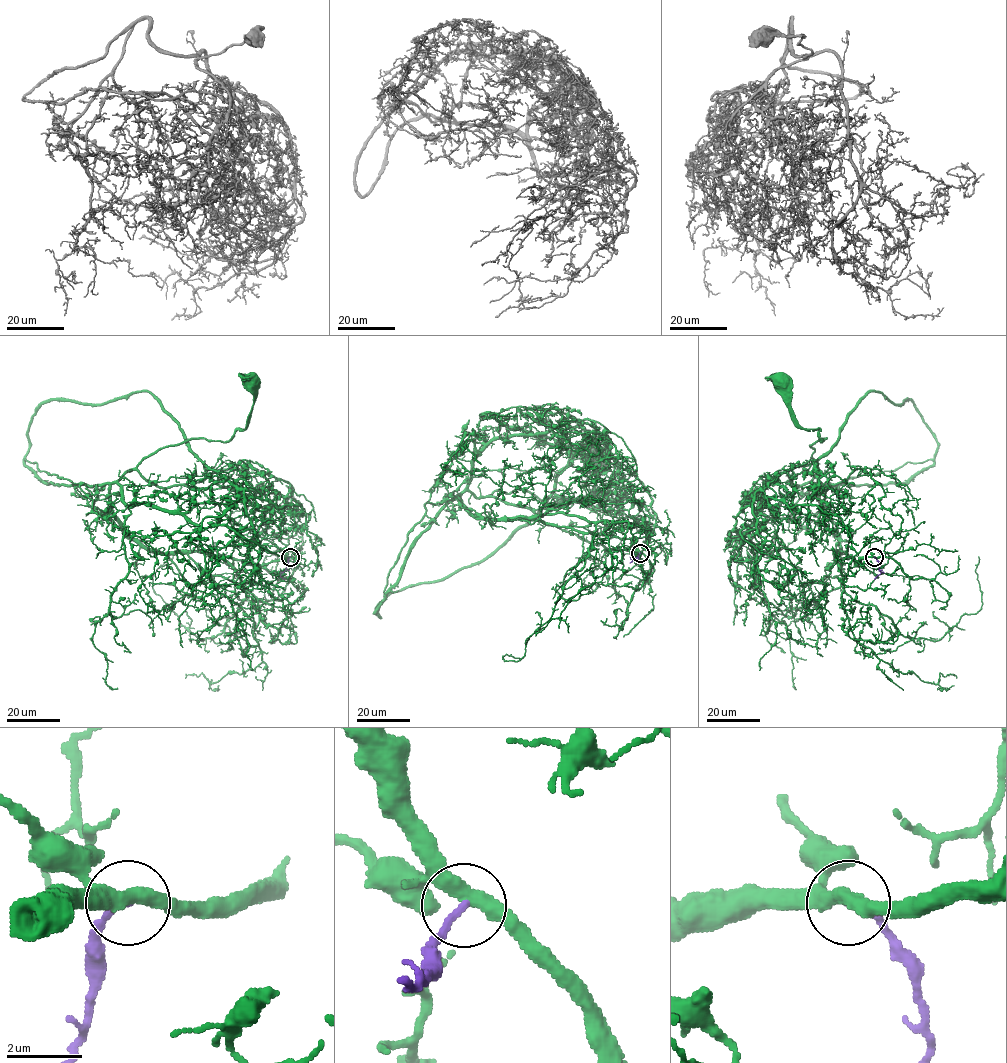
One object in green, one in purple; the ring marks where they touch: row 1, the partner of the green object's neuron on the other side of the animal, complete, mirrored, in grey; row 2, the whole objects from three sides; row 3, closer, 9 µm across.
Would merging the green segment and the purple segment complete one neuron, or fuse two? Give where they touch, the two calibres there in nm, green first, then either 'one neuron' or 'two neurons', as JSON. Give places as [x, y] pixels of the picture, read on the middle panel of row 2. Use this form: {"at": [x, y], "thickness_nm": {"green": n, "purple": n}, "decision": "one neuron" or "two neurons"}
{"at": [640, 553], "thickness_nm": {"green": 420, "purple": 170}, "decision": "two neurons"}

